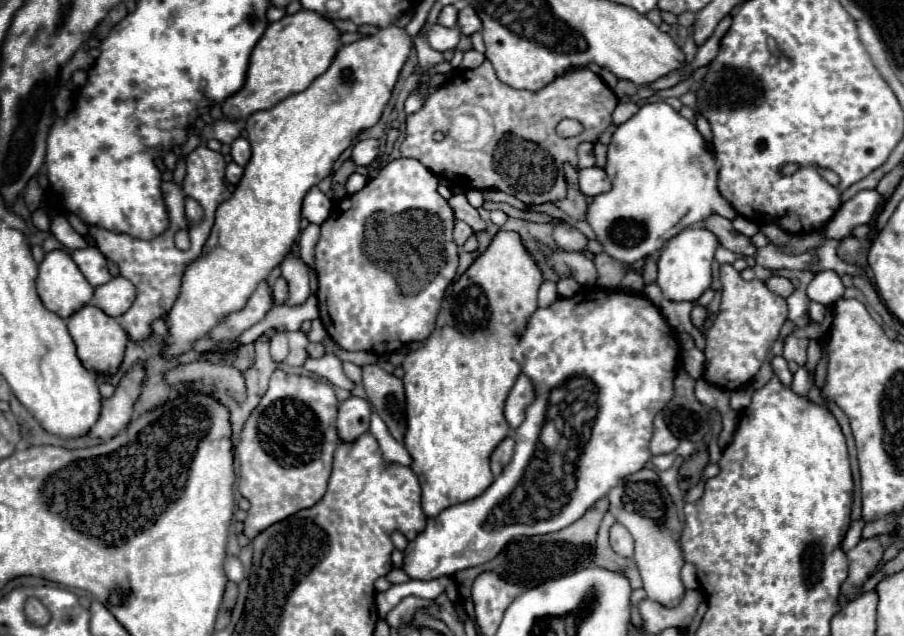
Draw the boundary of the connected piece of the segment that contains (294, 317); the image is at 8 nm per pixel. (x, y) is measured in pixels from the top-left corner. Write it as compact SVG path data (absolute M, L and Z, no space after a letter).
M310 296L302 306L274 306L264 320L260 320L256 326L246 330L240 336L240 344L252 344L256 342L266 330L300 330L304 320L316 320L318 318L318 302L314 296Z

